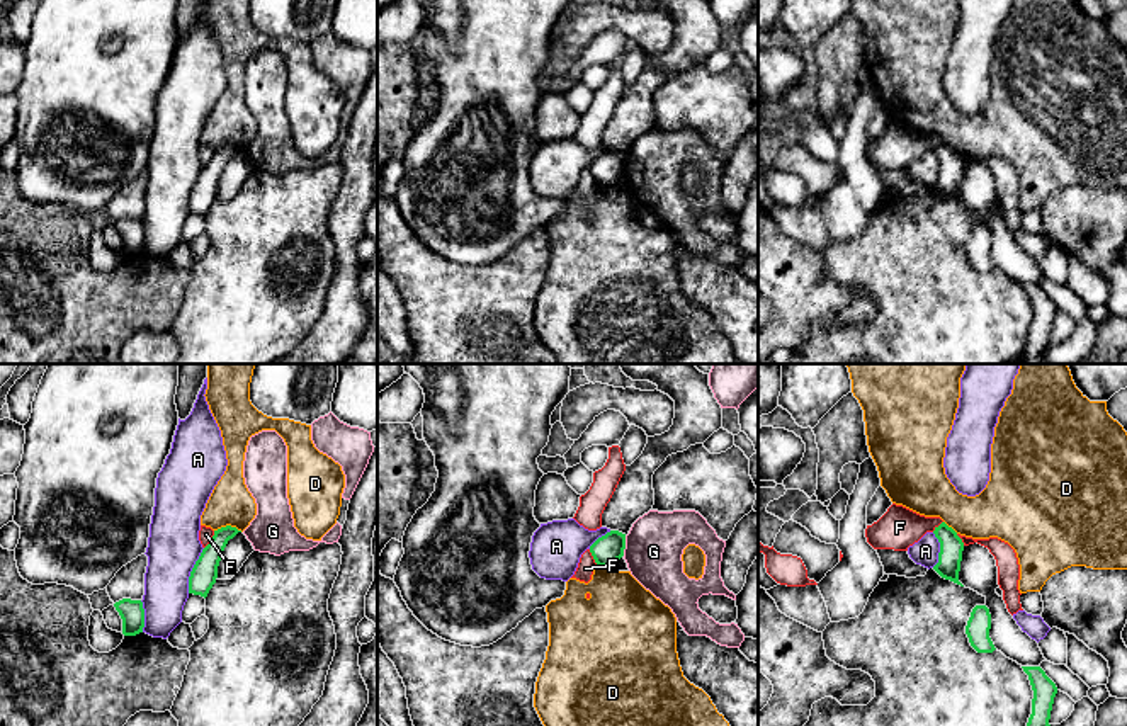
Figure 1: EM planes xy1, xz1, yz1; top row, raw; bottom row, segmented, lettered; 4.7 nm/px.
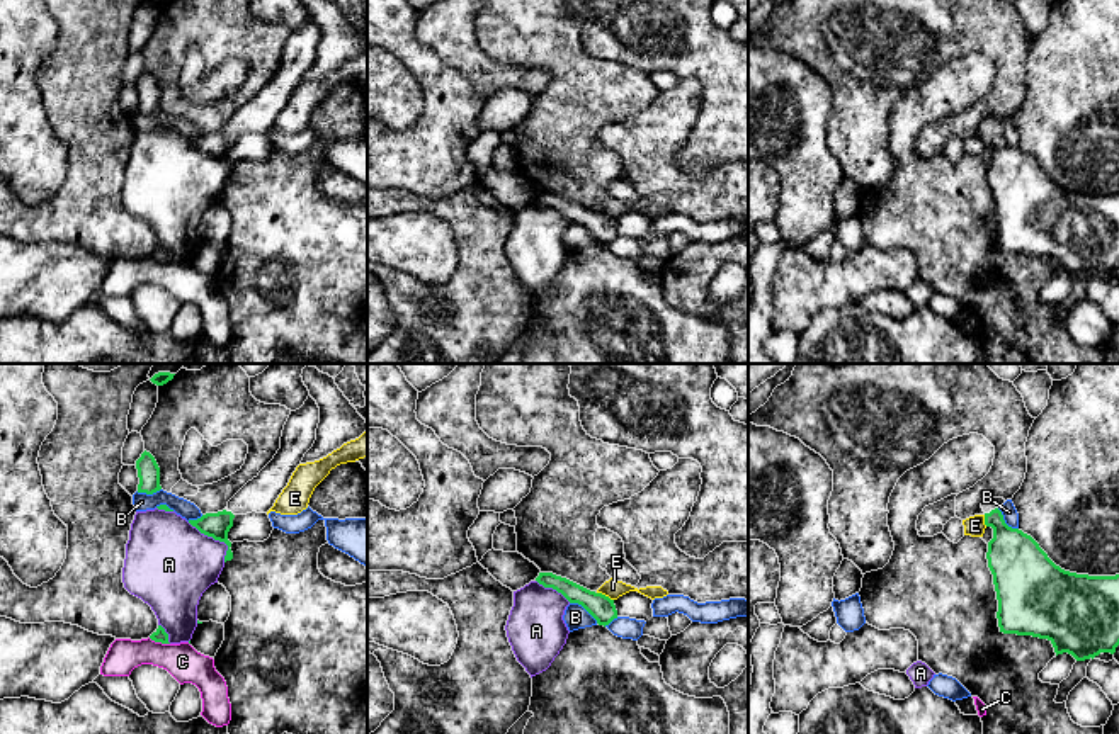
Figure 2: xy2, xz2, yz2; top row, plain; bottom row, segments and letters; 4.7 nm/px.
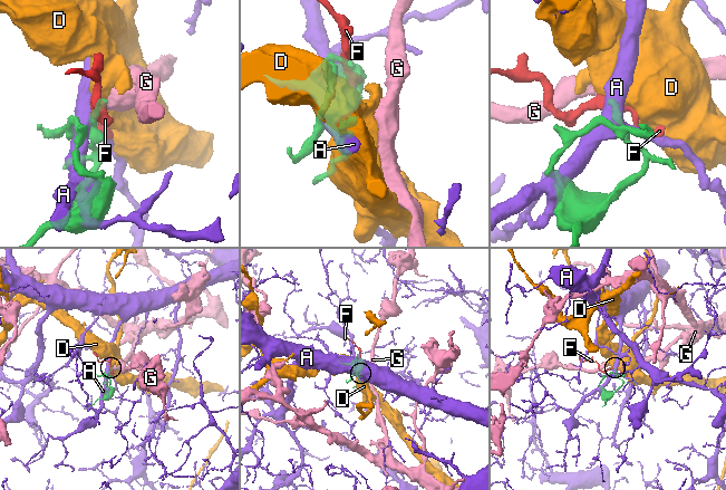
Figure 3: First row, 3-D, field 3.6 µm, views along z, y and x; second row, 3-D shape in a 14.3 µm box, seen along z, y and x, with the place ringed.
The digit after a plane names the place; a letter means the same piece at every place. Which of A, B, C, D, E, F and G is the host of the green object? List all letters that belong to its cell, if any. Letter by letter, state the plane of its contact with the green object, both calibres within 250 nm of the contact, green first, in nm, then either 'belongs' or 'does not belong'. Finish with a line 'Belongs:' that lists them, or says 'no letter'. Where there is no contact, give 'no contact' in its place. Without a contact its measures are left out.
A: xy2 | 120/420 nm | does not belong
B: xz2 | 120/120 nm | does not belong
C: xy2 | 60/170 nm | does not belong
D: xy1 | 120/200 nm | does not belong
E: xz2 | 120/90 nm | does not belong
F: xy1 | 120/70 nm | does not belong
G: xz1 | 140/280 nm | does not belong
Belongs: no letter

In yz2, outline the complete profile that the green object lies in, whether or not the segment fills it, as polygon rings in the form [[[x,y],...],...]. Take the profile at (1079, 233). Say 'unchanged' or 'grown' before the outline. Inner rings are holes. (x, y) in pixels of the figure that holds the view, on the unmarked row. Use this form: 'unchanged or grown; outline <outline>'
grown; outline [[[1003,117],[981,122],[985,144],[993,148],[986,178],[998,219],[1000,251],[1048,258],[1056,275],[1068,272],[1076,280],[1114,274],[1119,265],[1119,194],[1088,195],[1061,189],[1031,155],[1005,143],[998,129],[1003,122]]]

